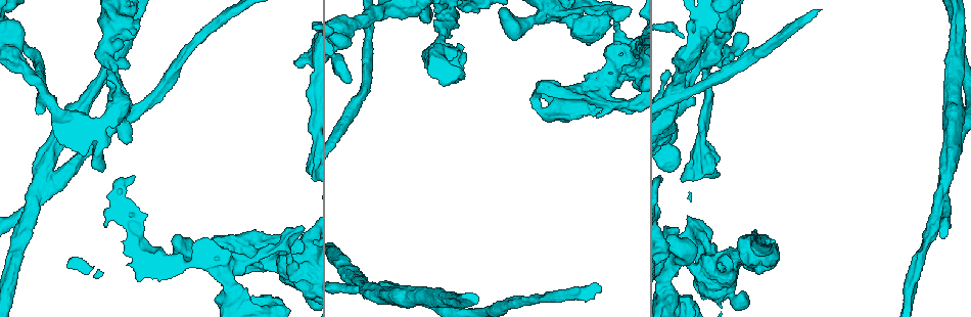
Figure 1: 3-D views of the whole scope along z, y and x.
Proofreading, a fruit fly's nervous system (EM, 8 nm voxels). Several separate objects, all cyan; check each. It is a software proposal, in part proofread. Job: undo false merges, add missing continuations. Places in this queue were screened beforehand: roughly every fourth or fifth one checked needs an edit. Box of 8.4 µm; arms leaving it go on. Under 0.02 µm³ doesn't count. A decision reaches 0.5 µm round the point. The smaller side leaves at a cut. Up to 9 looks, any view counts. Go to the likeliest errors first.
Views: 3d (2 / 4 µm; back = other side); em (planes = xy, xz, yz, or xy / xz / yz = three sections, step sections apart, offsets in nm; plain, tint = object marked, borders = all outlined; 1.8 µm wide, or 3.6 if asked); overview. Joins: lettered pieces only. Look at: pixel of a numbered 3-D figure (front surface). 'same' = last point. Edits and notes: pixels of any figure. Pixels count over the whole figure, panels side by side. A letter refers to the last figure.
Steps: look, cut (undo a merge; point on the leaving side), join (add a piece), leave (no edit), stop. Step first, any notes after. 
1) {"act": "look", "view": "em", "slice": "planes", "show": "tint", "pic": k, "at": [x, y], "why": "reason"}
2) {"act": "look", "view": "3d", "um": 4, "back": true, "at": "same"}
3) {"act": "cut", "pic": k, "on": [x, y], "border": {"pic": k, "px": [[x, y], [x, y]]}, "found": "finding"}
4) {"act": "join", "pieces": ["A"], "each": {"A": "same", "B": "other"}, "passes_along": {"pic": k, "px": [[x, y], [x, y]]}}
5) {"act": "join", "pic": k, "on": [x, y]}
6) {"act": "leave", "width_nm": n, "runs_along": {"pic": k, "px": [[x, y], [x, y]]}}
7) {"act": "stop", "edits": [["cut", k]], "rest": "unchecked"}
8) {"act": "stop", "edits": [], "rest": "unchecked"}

{"act": "look", "view": "3d", "um": 4, "pic": 1, "at": [359, 280], "why": "a fork"}

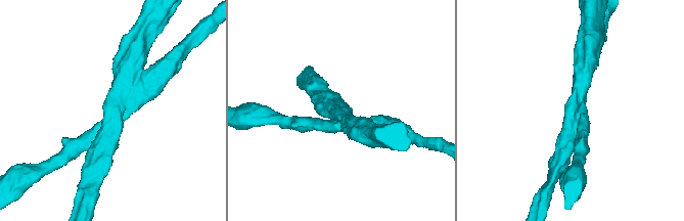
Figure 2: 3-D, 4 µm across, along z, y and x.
{"act": "look", "view": "em", "slice": "planes", "show": "borders", "pic": 2, "at": [571, 116], "arms": 3, "arm_widths_nm": [220, 300, 320], "why": "now the EM"}

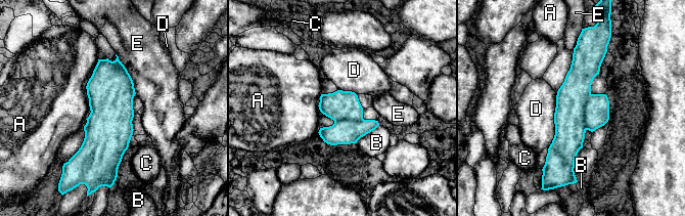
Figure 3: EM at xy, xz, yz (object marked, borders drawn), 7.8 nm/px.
{"act": "cut", "pic": 3, "on": [597, 109], "width_nm": 260, "longest_contact_nm": ["D", 440], "each": {"A": "other", "B": "other", "C": "other", "D": "other", "E": "other"}, "found": "a second neuron is stuck on"}

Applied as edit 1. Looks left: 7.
{"act": "look", "view": "overview", "why": "redraw"}

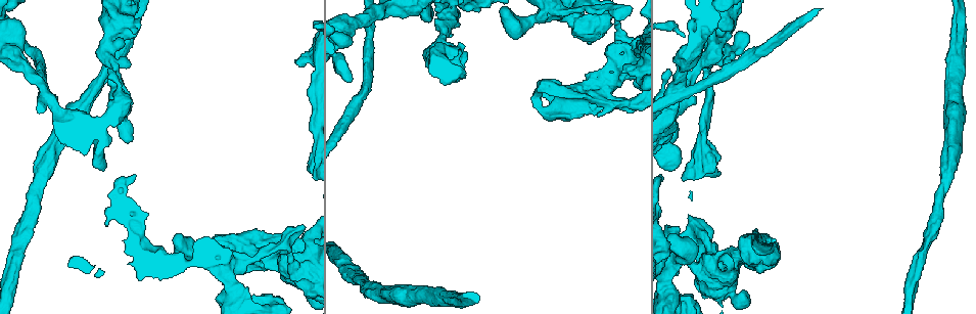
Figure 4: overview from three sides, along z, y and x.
{"act": "look", "view": "em", "um": 3.6, "slice": "planes", "show": "borders", "pic": 4, "at": [47, 97], "why": "calibre changes"}

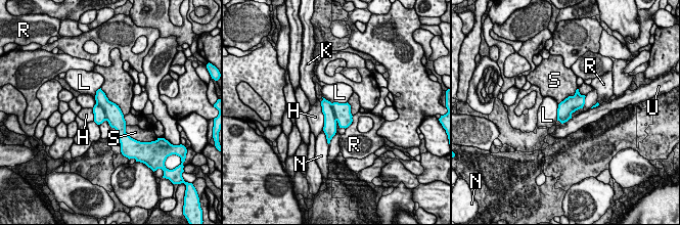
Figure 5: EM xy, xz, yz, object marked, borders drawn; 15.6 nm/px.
{"act": "leave", "width_nm": 260, "each": {"H": "other", "K": "other", "L": "other", "N": "other", "R": "other", "S": "other", "U": "other"}, "found": "all the same neuron"}

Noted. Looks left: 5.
{"act": "look", "view": "3d", "um": 2, "pic": 4, "at": [621, 73], "why": "branch stops here"}

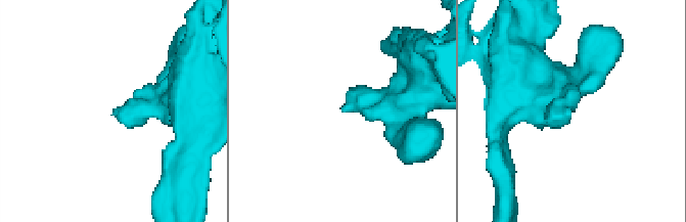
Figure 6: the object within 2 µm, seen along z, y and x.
{"act": "look", "view": "em", "slice": "xz", "step": 16, "show": "tint", "pic": 6, "at": [341, 108]}

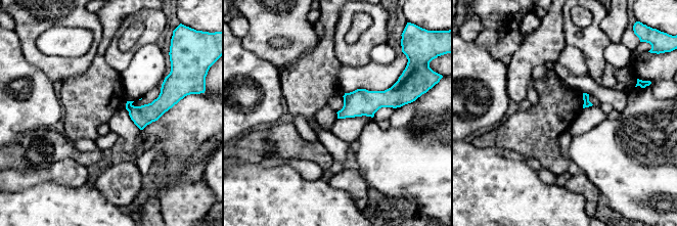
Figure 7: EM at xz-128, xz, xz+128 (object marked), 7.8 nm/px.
{"act": "look", "view": "em", "slice": "xz", "step": 16, "show": "borders", "at": "same", "why": "see the neighbours"}

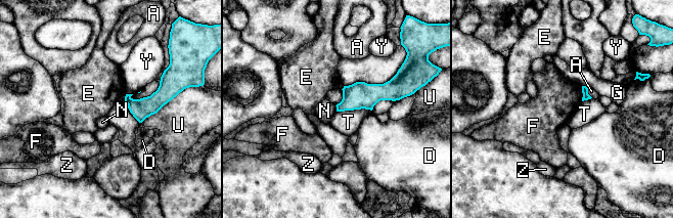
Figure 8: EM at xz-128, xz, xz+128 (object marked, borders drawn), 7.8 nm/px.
{"act": "leave", "width_nm": 190, "each": {"A": "other", "D": "other", "E": "other", "F": "other", "G": "other", "N": "other", "T": "other", "U": "other", "Y": "other", "Z": "other"}, "border": {"pic": 8, "px": [[334, 105], [337, 111]]}, "found": "none of them fits"}

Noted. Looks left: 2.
{"act": "look", "view": "3d", "um": 4, "pic": 4, "at": [121, 119], "why": "abrupt turn"}

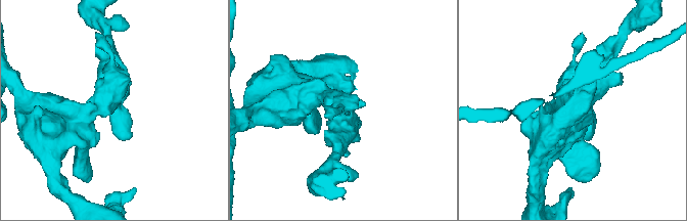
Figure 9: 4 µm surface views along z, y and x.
{"act": "look", "view": "em", "slice": "yz", "step": 4, "show": "borders", "pic": 9, "at": [112, 106]}

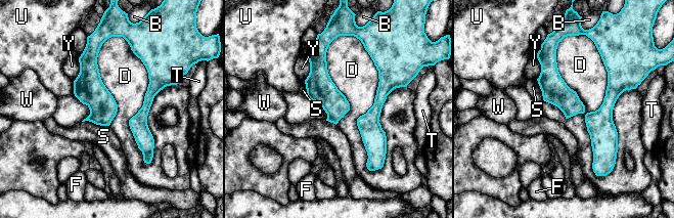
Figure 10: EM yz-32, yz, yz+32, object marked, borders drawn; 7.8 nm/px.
{"act": "leave", "each": {"B": "other", "D": "other", "F": "other", "S": "other", "T": "other", "U": "other", "W": "other", "Y": "other"}, "runs_along": {"pic": 10, "px": [[549, 52], [549, 79], [599, 128], [595, 165]]}, "found": "all the same neuron"}

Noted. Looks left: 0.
{"act": "stop", "edits": [["cut", 3]], "rest": "unchecked"}

